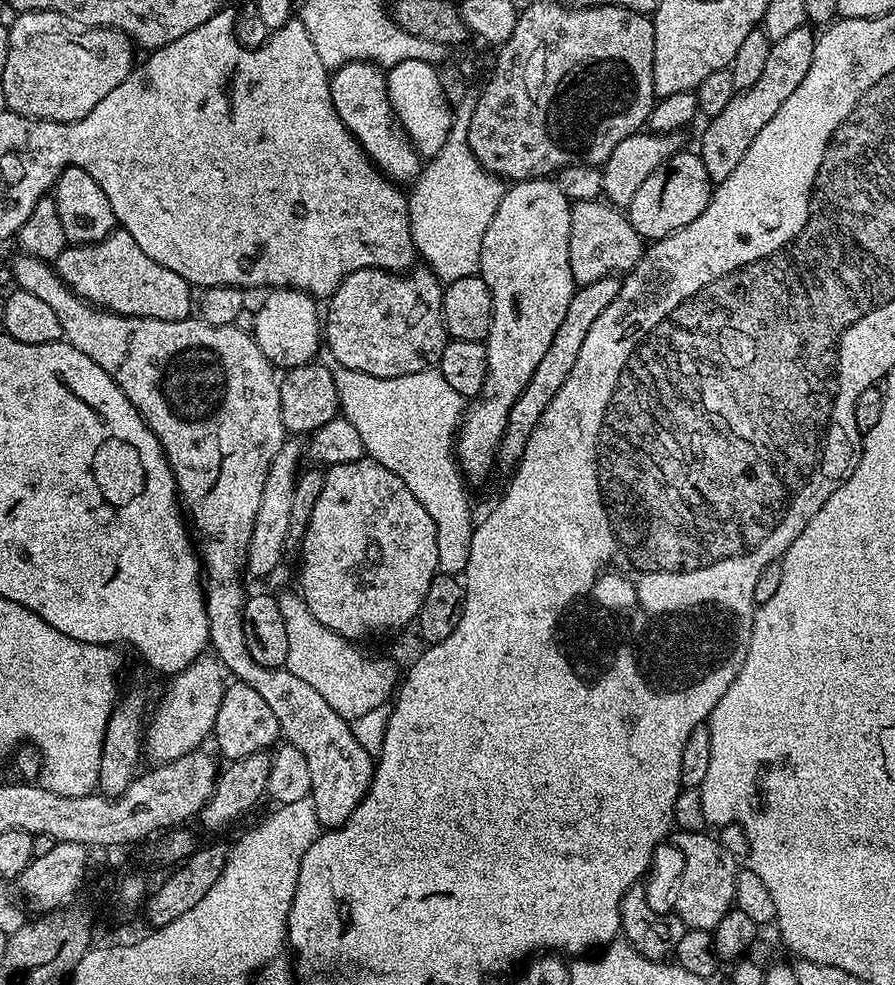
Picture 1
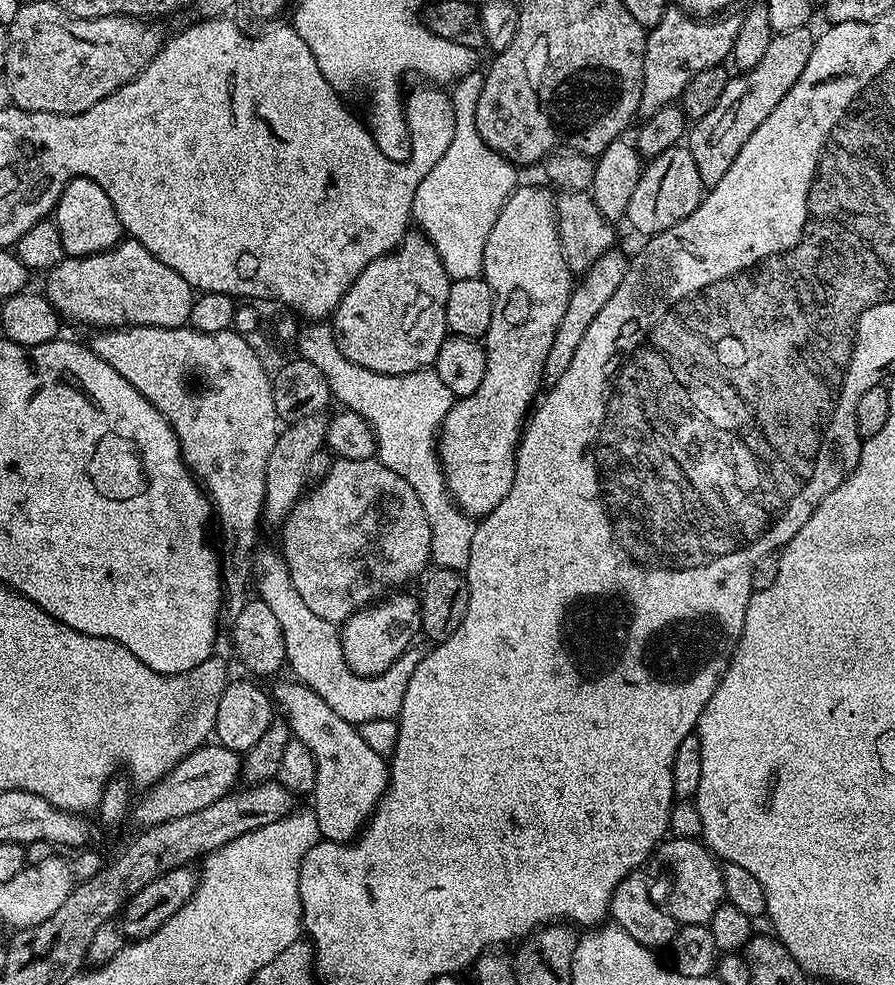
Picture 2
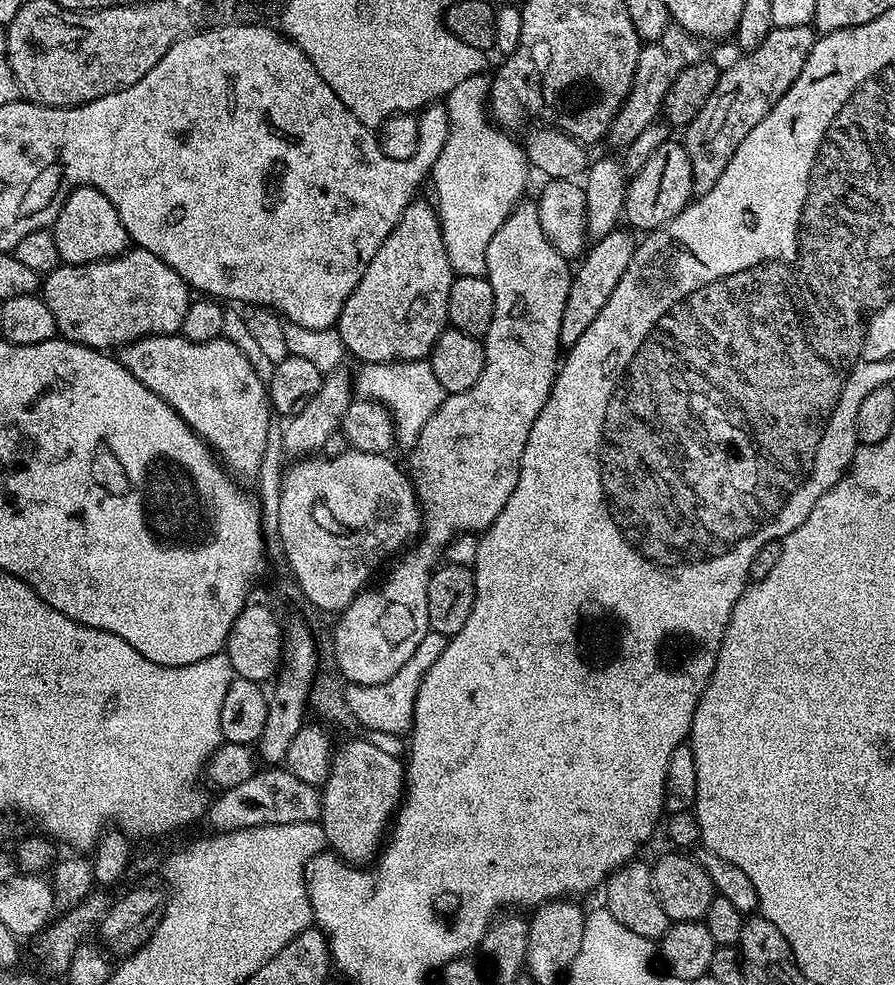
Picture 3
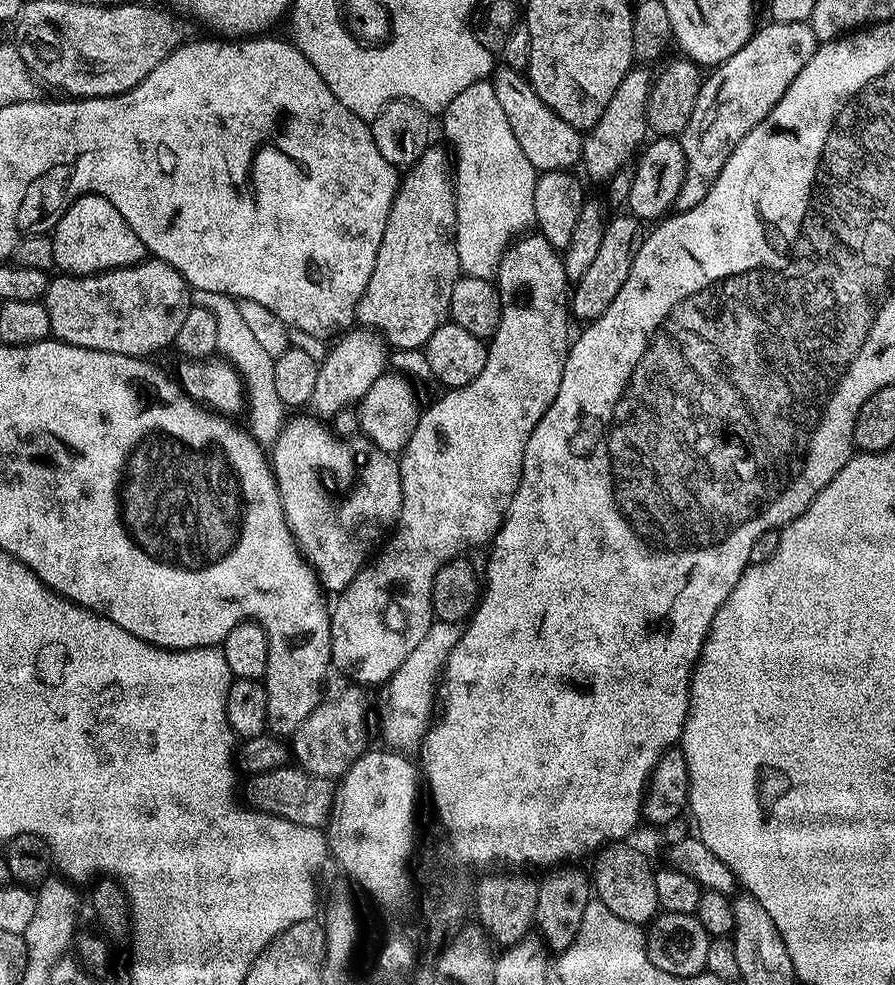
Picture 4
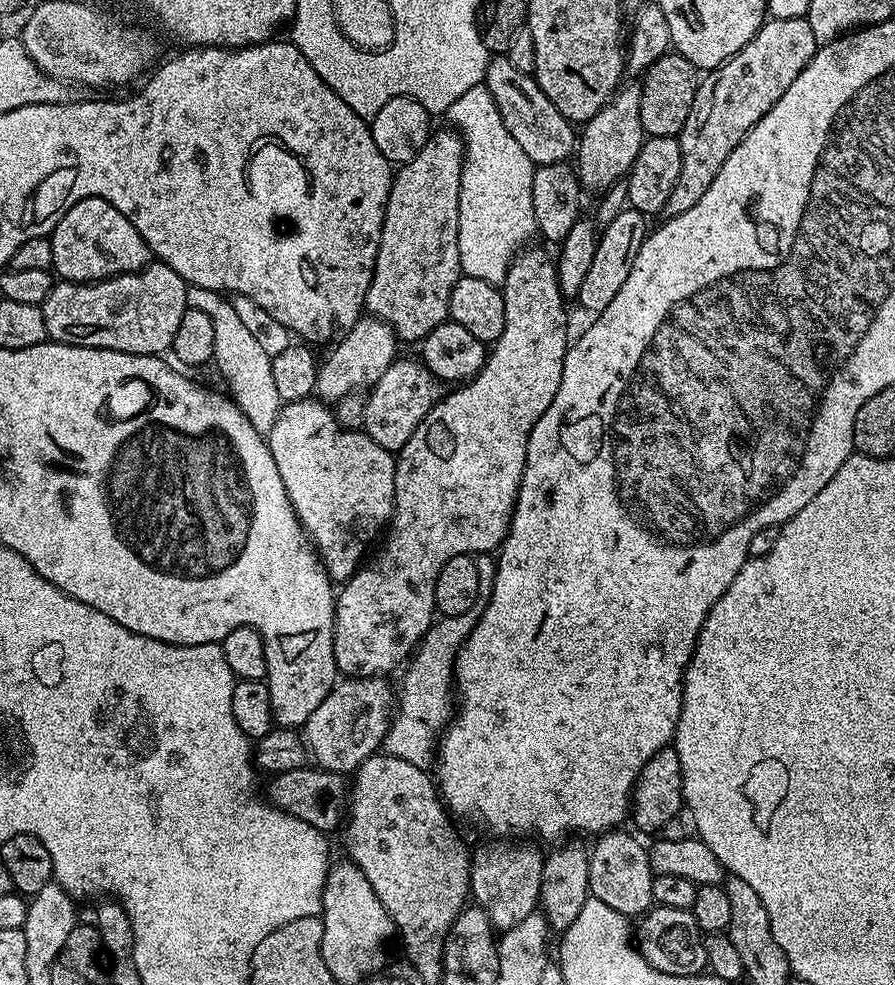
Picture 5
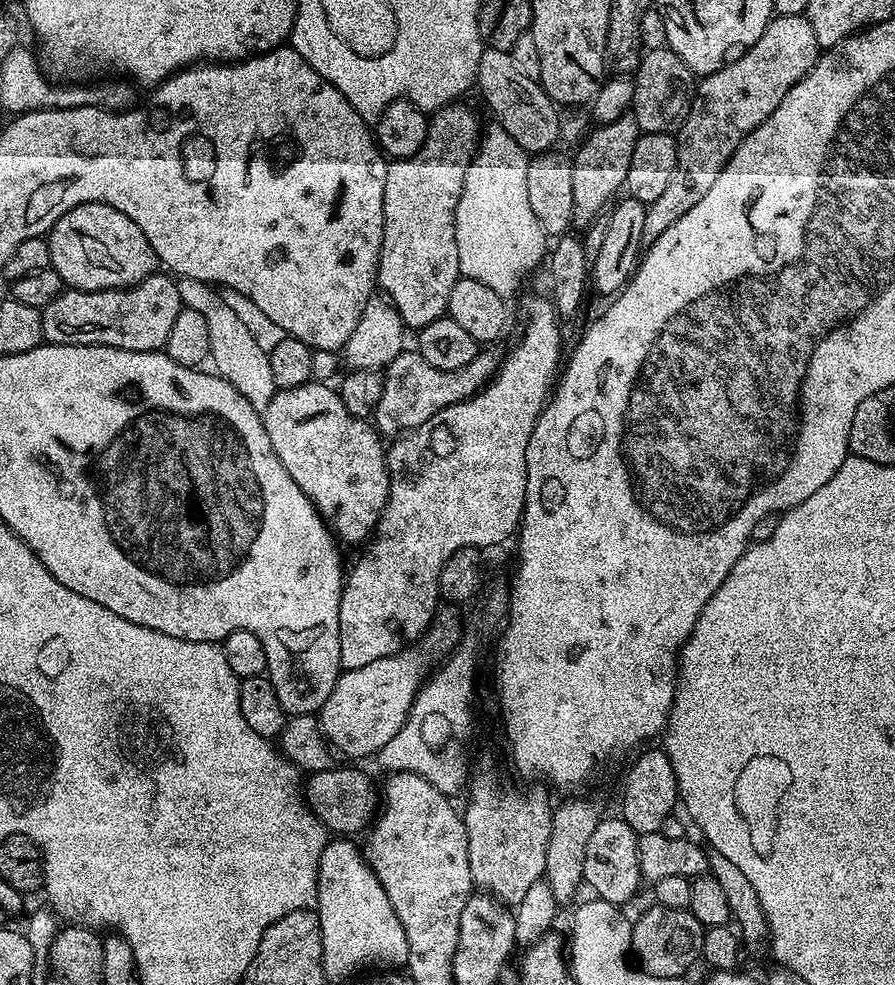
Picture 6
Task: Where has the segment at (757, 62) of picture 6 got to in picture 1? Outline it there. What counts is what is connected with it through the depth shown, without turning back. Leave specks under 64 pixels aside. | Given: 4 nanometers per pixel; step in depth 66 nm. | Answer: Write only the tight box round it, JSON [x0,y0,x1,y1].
[698,26,816,185]

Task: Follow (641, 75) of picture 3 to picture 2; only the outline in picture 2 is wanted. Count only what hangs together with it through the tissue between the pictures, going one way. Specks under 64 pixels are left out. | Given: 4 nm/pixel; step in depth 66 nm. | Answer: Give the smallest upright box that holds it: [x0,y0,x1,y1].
[639,6,740,118]

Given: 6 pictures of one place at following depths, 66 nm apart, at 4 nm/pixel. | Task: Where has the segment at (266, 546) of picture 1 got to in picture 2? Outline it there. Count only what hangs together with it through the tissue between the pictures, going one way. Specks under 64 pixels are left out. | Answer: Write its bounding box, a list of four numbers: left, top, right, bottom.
[264,415,328,526]

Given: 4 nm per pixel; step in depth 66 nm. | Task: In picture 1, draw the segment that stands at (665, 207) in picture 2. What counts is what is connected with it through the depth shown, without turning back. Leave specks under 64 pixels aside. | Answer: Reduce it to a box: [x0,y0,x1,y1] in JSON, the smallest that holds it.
[627,151,713,241]

